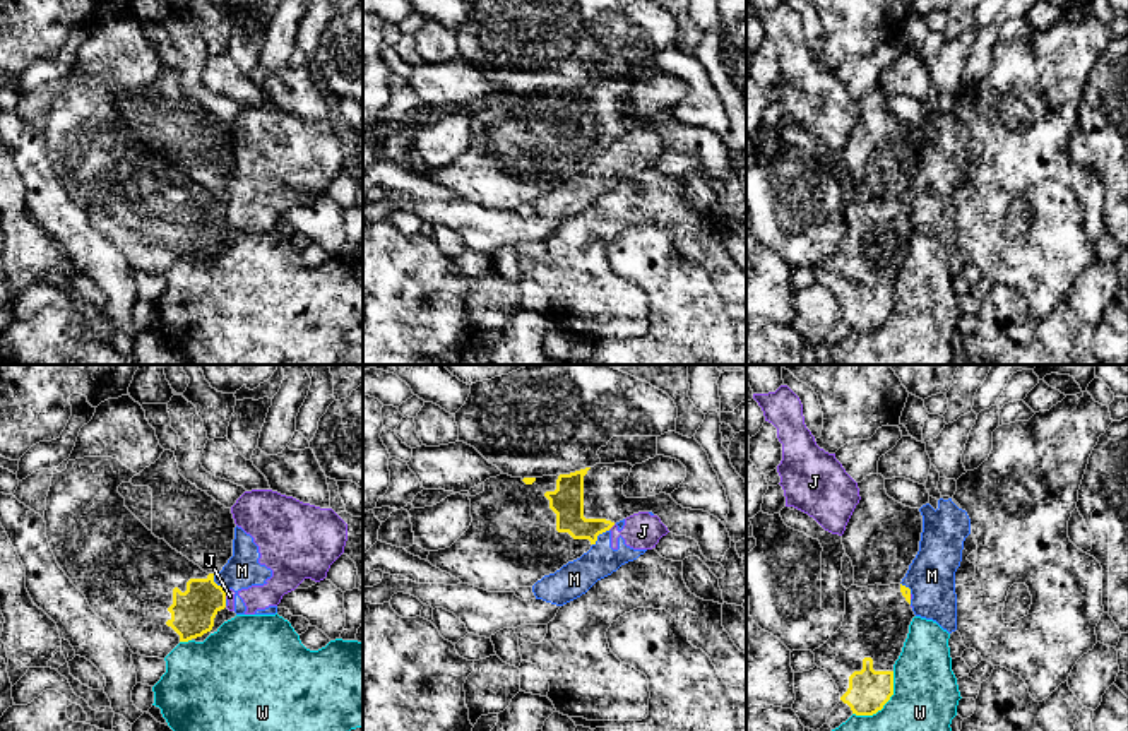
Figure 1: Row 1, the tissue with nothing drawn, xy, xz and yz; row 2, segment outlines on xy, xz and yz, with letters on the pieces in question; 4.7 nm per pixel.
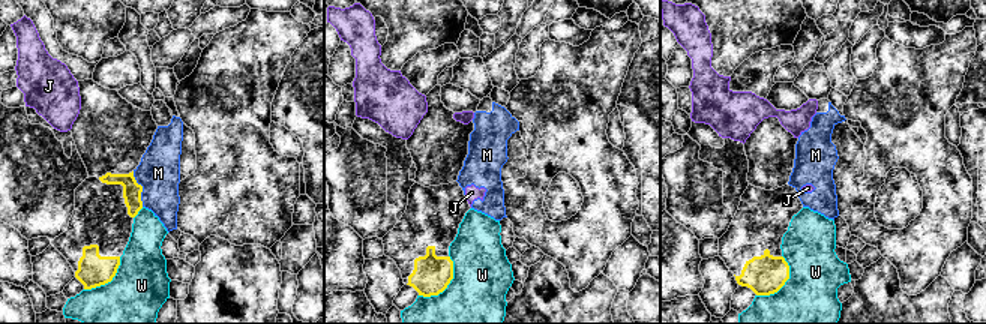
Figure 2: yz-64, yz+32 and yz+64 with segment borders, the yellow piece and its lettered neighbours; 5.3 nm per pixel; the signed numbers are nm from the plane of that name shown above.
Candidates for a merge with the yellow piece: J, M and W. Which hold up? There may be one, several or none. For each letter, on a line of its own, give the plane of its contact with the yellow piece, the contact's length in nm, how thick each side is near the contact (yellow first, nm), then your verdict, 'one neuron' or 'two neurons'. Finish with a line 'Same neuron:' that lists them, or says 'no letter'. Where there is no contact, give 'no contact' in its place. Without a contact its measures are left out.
J: xz | 50 nm | 160/180 nm | two neurons
M: xy | 120 nm | 200/160 nm | two neurons
W: yz | 280 nm | 190/420 nm | two neurons
Same neuron: no letter

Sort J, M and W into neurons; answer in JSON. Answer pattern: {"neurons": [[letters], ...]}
{"neurons": [["J", "M"], ["W"]]}

